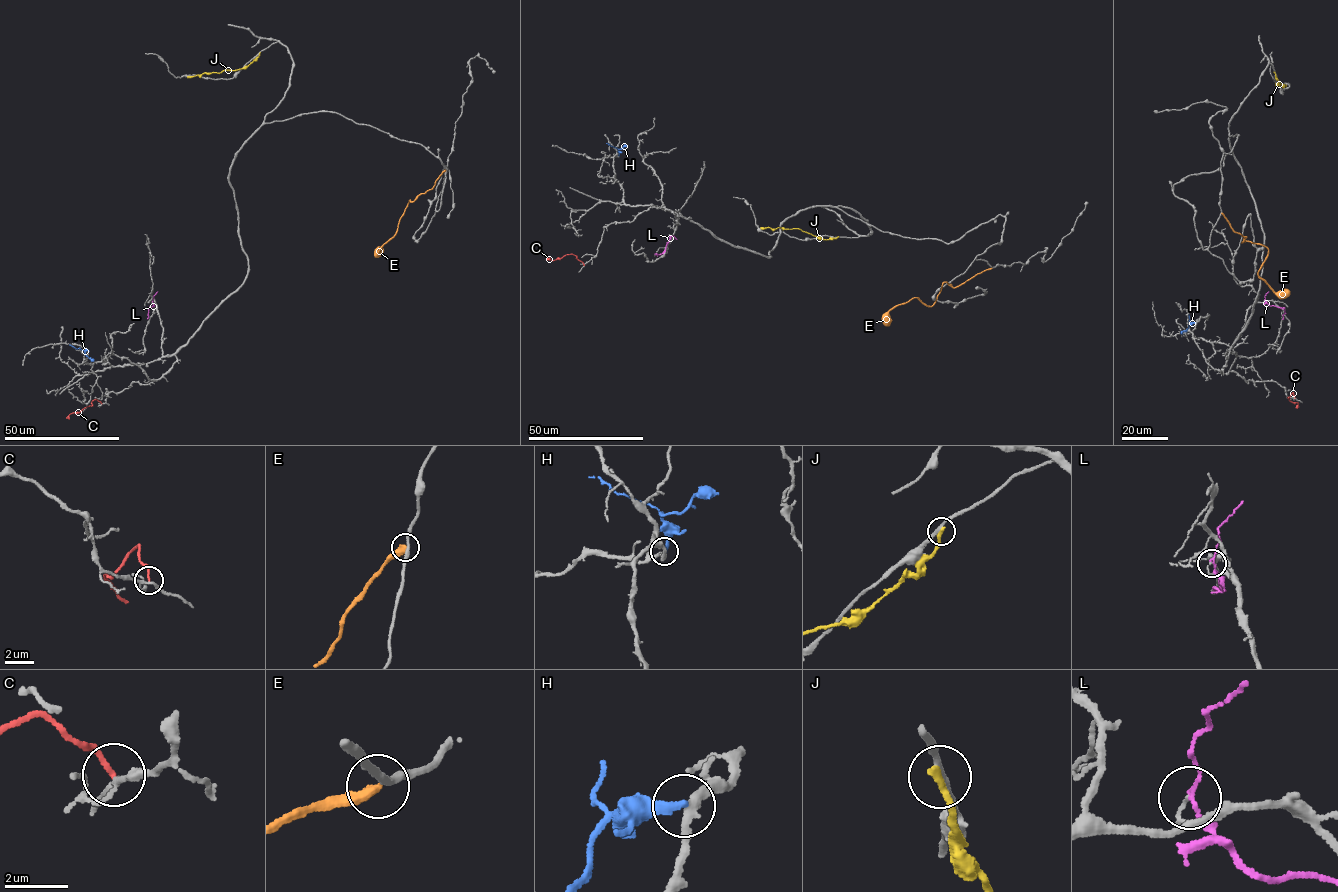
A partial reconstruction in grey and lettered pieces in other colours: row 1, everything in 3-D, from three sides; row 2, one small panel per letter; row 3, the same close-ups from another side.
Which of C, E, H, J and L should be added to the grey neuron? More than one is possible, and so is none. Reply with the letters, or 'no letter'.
no letter

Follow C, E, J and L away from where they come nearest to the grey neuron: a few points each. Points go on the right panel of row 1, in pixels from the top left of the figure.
C: (1295, 398), (1293, 392), (1287, 397), (1298, 403), (1299, 407)
E: (1222, 213), (1232, 229), (1246, 237), (1242, 242), (1249, 241), (1268, 248), (1259, 276), (1276, 293), (1290, 293)
J: (1275, 72), (1279, 81), (1276, 86), (1280, 83), (1286, 85)
L: (1265, 300), (1269, 305), (1283, 307), (1282, 319)

